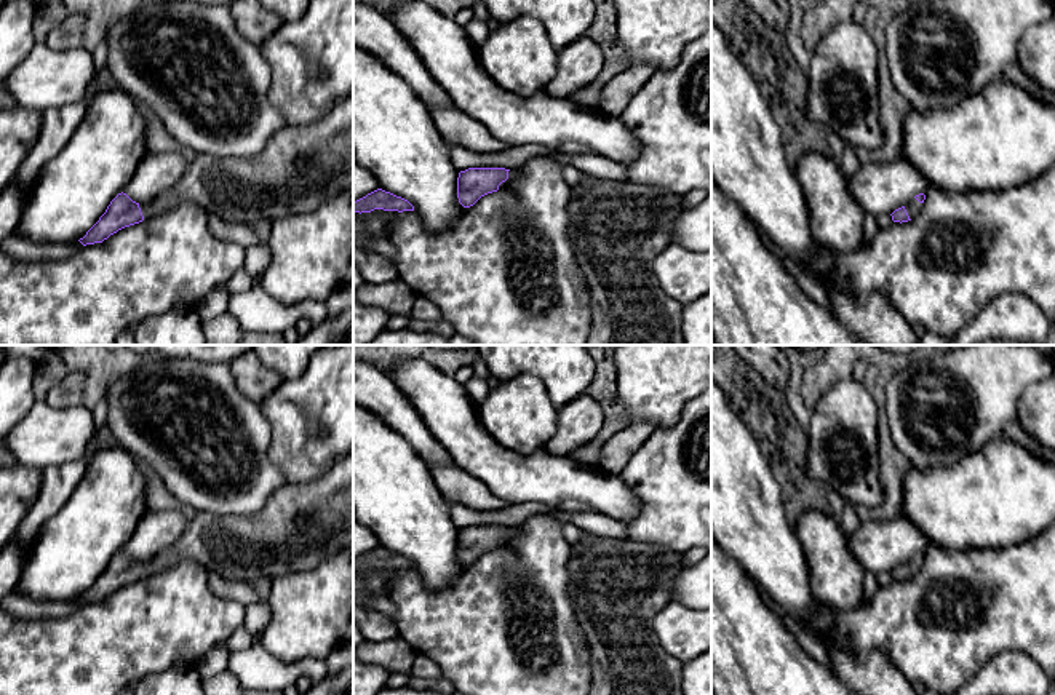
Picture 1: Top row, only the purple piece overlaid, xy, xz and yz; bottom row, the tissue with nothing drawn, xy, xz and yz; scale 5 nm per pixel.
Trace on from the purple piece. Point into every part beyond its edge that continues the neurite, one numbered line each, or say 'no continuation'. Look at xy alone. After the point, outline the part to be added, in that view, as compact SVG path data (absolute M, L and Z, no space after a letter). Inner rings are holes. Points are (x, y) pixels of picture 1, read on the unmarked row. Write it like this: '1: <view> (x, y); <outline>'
1: xy (269, 544); M353 451L316 481L288 483L277 489L256 514L221 518L197 513L174 545L139 566L145 578L193 559L229 580L273 582L288 574L313 570L342 548L353 548Z

